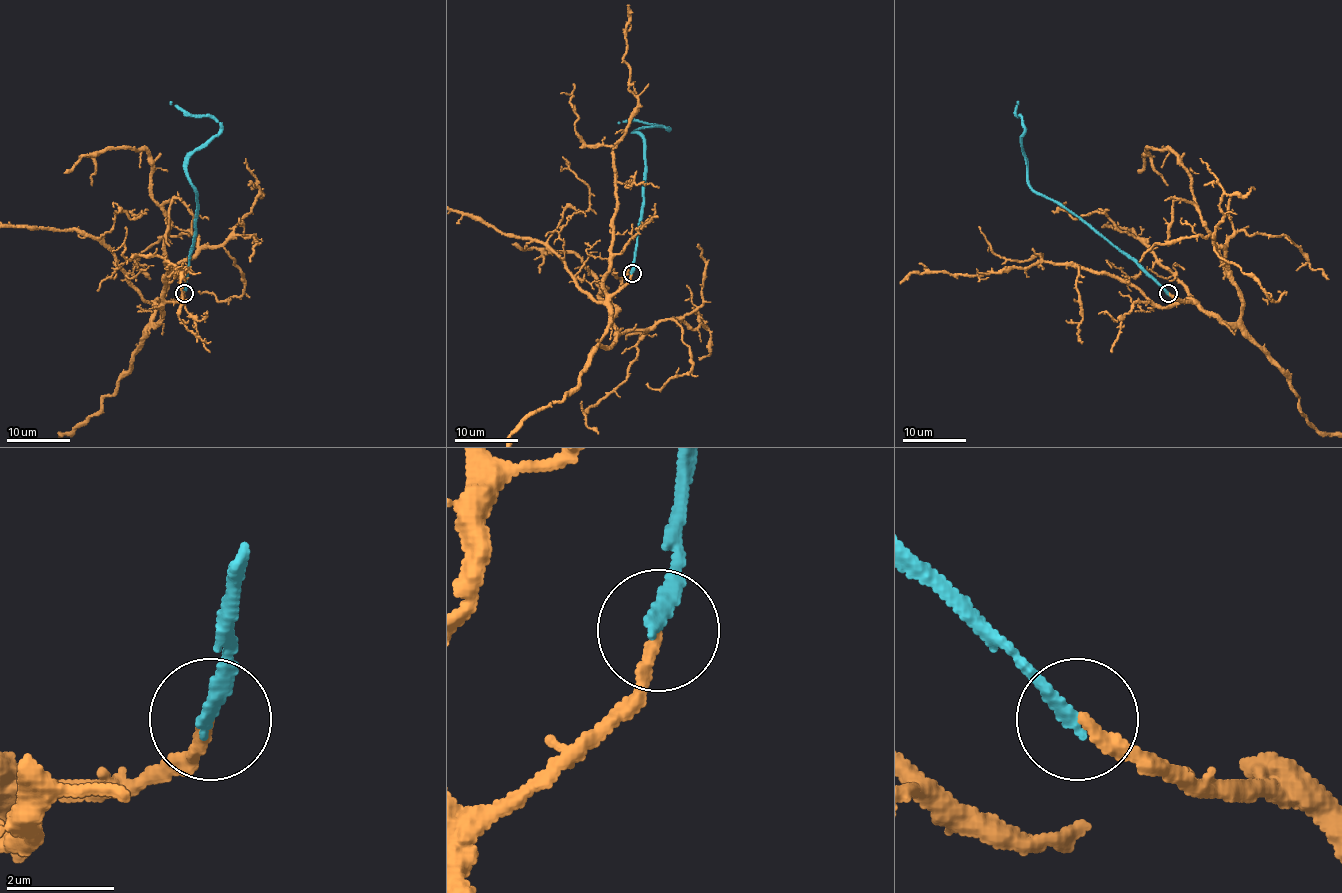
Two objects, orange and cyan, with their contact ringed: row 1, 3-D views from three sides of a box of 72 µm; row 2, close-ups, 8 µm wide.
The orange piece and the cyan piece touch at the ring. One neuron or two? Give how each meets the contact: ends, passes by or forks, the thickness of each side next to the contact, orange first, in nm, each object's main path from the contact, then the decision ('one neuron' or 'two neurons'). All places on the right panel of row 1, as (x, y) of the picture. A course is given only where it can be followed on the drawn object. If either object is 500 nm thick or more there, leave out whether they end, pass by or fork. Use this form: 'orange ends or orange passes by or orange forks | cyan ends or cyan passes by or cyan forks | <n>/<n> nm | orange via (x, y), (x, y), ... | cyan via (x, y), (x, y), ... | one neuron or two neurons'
orange ends | cyan ends | 200/240 nm | cyan via (1169, 293), (1132, 259), (1061, 205), (1037, 193), (1029, 183), (1021, 148), (1024, 129), (1016, 115), (1016, 101) | one neuron

